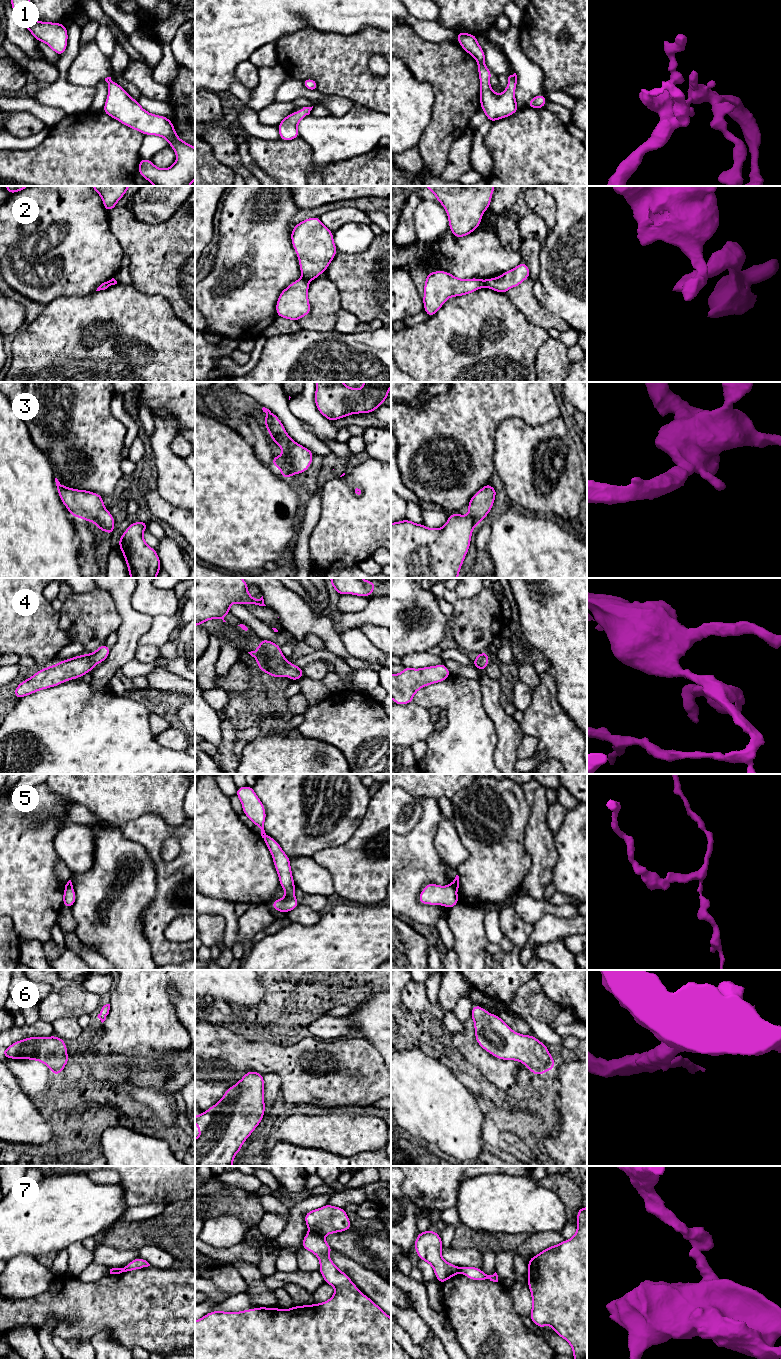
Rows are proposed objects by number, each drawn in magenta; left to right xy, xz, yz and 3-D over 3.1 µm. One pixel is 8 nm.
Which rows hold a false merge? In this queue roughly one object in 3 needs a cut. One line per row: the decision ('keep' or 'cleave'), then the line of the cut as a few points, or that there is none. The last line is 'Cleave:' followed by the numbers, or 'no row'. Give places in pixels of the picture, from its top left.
1: keep | no cut
2: cleave | xz (302, 277), (308, 281)
3: keep | no cut
4: keep | no cut
5: cleave | yz (450, 884), (456, 889)
6: keep | no cut
7: cleave | xz (310, 1231), (321, 1236)
Cleave: 2, 5, 7

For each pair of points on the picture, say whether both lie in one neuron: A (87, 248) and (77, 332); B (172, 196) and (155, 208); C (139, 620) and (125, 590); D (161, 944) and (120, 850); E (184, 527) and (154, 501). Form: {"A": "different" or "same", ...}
{"A": "different", "B": "same", "C": "same", "D": "different", "E": "same"}

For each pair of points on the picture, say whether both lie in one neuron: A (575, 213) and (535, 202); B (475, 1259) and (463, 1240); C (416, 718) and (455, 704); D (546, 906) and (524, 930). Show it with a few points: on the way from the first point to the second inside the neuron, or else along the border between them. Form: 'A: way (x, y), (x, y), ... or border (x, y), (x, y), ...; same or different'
A: border (552, 196), (555, 202), (555, 225), (549, 231); different
B: border (451, 1246), (457, 1249), (474, 1248), (482, 1254); different
C: border (413, 701), (428, 709); different
D: border (513, 906), (513, 909), (525, 921), (533, 925); different

